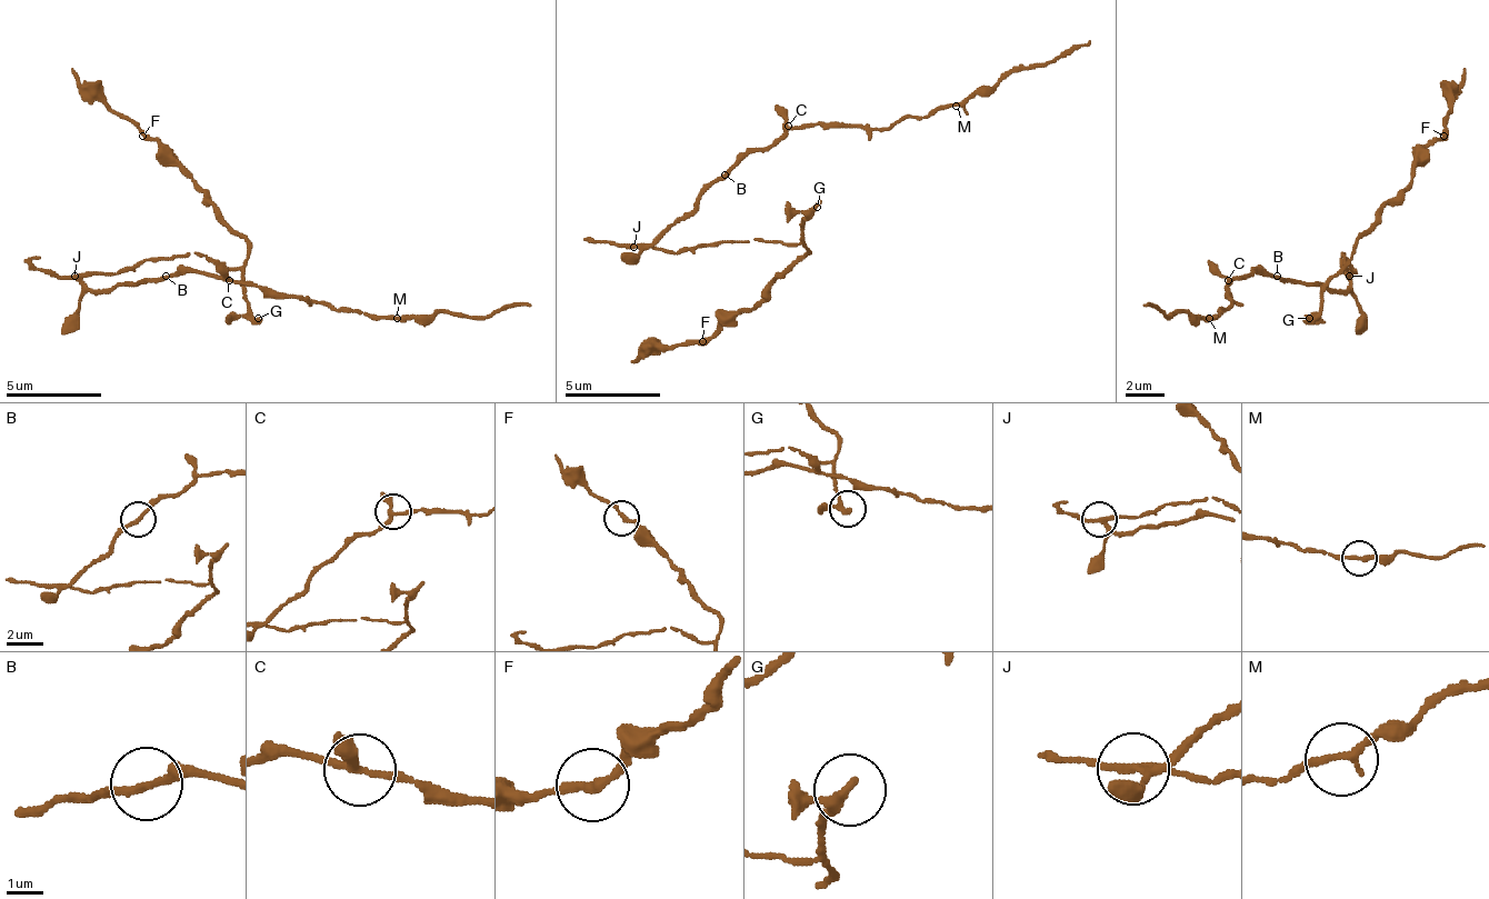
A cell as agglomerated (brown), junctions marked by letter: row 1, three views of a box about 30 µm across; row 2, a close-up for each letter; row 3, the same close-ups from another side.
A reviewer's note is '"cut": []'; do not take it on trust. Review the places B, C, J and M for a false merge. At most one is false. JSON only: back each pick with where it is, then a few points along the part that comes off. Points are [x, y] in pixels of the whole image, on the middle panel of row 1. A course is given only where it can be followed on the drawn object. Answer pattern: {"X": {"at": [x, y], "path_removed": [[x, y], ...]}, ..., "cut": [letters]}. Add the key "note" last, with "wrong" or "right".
{"J": {"at": [633, 247], "path_removed": [[635, 245], [692, 250], [726, 240], [798, 245], [808, 250], [707, 336], [653, 346], [630, 360]]}, "cut": ["J"], "note": "wrong"}

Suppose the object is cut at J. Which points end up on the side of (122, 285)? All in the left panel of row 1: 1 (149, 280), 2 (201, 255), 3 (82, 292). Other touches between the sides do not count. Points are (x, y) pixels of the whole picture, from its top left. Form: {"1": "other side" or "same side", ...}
{"1": "same side", "2": "other side", "3": "same side"}

